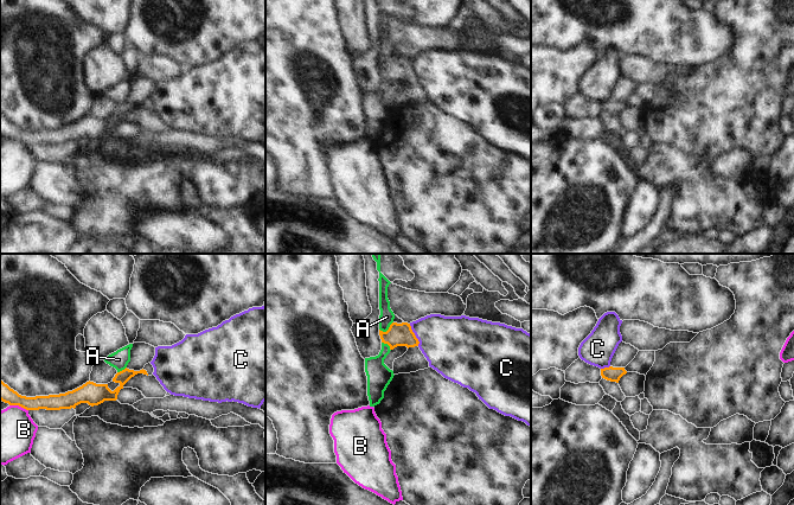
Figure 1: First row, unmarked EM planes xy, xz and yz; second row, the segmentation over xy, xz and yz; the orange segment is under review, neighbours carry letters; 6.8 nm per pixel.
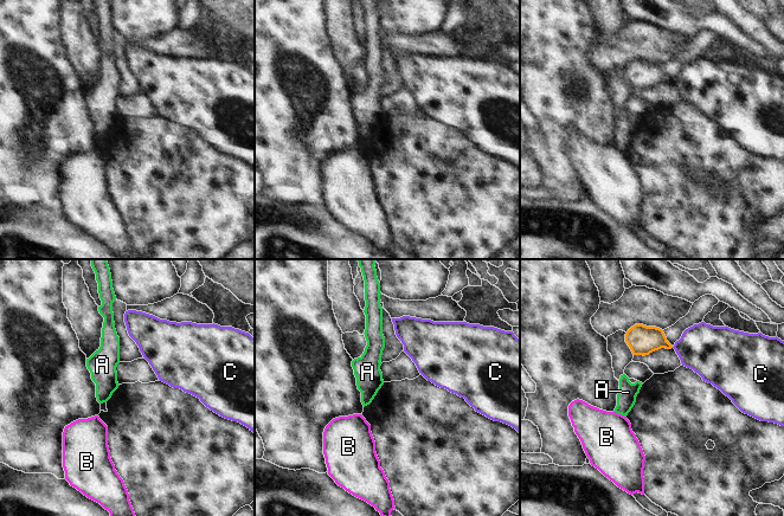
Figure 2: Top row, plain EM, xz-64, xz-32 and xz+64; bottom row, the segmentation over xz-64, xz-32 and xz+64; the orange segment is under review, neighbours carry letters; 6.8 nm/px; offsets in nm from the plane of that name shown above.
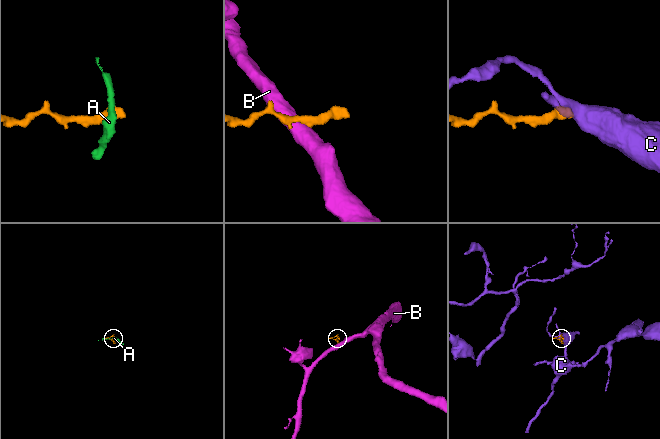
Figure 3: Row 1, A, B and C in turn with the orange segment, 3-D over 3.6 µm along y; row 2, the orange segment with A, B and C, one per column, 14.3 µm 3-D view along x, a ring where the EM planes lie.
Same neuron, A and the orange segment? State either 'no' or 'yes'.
no

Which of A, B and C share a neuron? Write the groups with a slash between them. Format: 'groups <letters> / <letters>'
groups A / B / C

